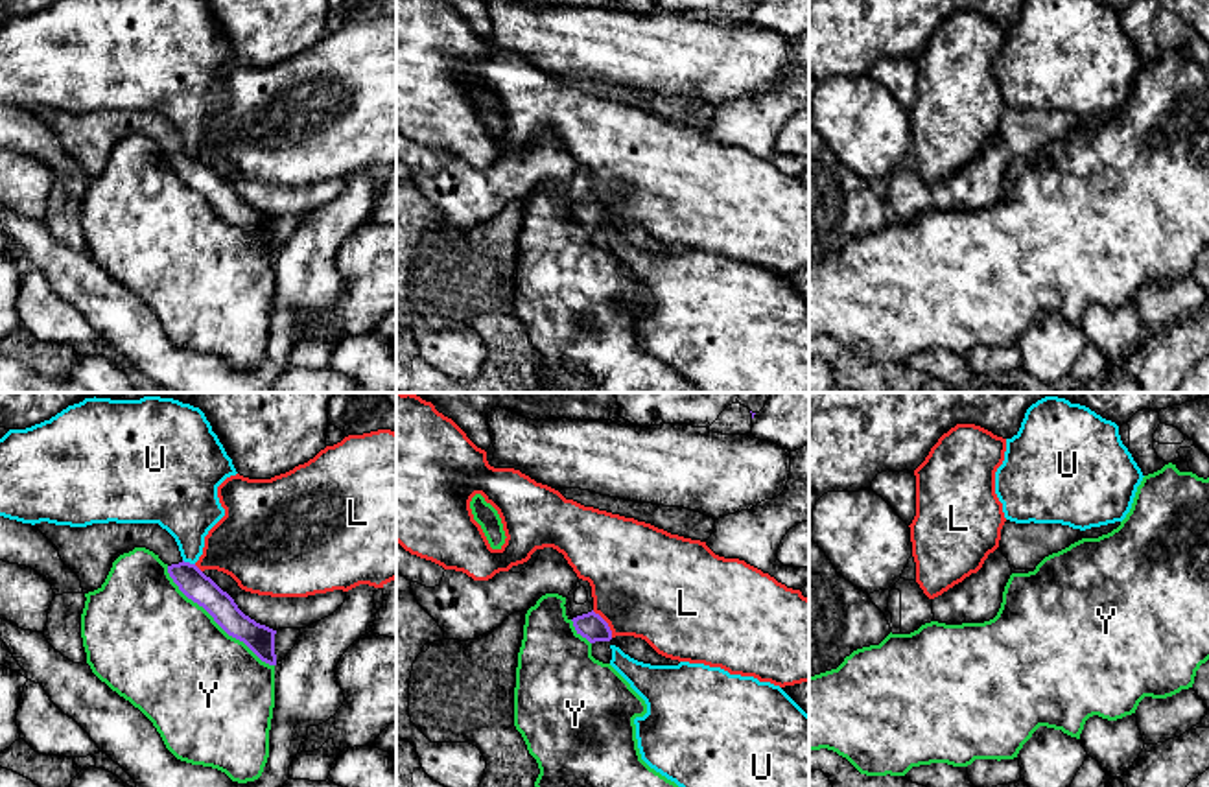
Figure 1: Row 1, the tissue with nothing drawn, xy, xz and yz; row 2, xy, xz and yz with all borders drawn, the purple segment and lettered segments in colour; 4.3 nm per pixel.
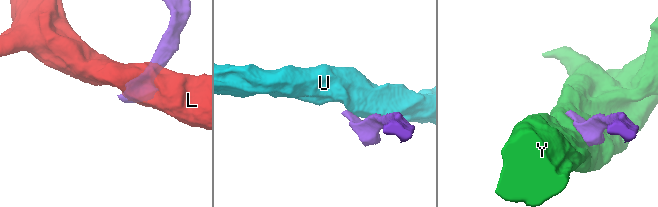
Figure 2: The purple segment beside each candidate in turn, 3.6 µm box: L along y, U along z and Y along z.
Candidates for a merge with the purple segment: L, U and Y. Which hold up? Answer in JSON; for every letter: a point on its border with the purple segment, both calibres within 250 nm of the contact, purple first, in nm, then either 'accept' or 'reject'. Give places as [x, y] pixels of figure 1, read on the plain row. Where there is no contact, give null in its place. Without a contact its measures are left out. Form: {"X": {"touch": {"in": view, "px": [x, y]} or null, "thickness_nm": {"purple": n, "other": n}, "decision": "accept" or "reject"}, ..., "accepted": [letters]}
{"L": {"touch": {"in": "xz", "px": [607, 211]}, "thickness_nm": {"purple": 120, "other": 480}, "decision": "reject"}, "U": {"touch": {"in": "xy", "px": [188, 150]}, "thickness_nm": {"purple": 120, "other": 280}, "decision": "reject"}, "Y": {"touch": {"in": "xy", "px": [216, 209]}, "thickness_nm": {"purple": 120, "other": 500}, "decision": "reject"}, "accepted": []}

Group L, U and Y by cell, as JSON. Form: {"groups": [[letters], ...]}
{"groups": [["L"], ["U"], ["Y"]]}

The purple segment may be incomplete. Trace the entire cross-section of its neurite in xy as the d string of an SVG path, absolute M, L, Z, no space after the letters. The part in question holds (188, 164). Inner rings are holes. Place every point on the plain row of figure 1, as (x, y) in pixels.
M41 109L35 114L57 135L65 153L79 164L83 181L101 175L120 142L135 135L153 138L188 186L203 194L229 223L243 229L262 249L276 253L276 217L245 203L210 164L195 151L184 149L175 125L158 111L109 109L70 114Z

